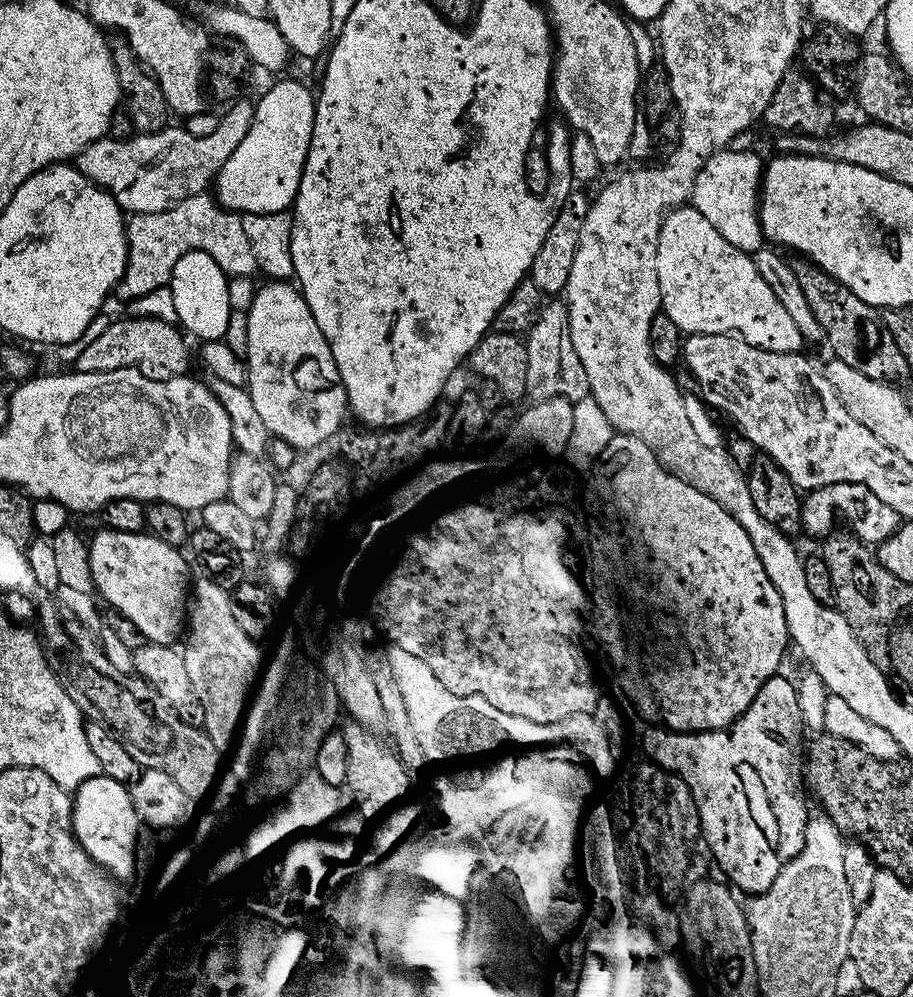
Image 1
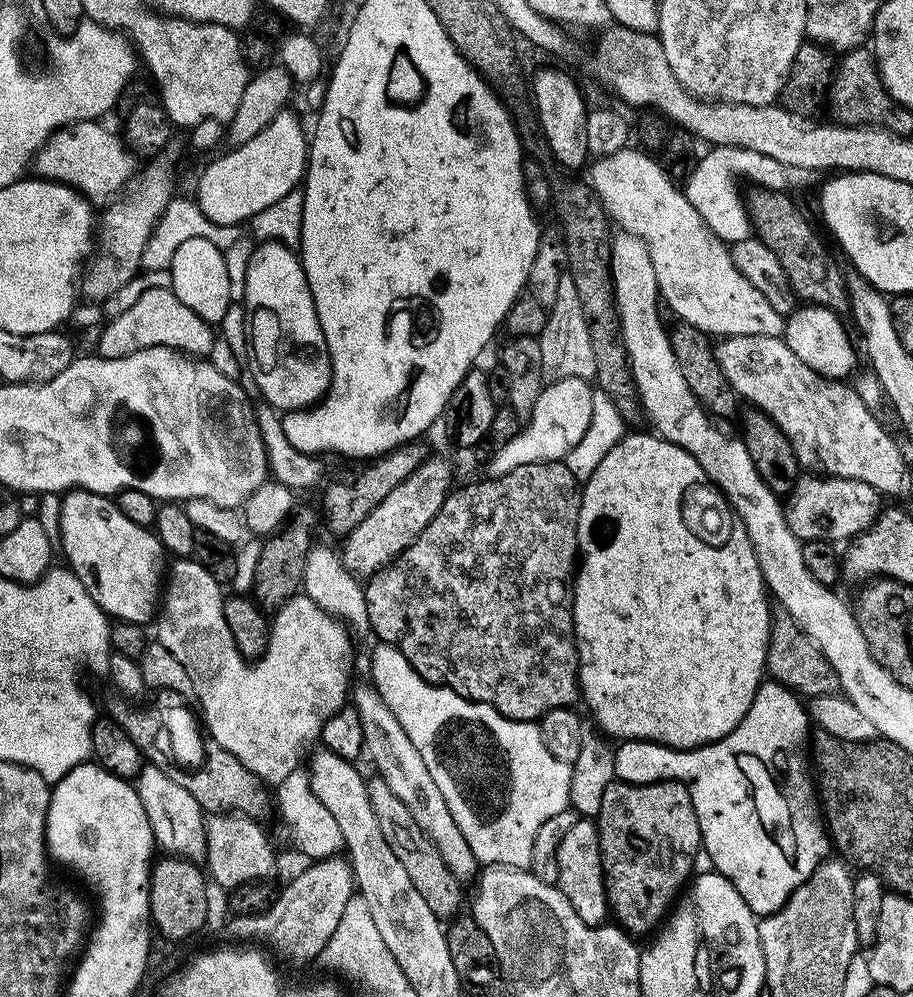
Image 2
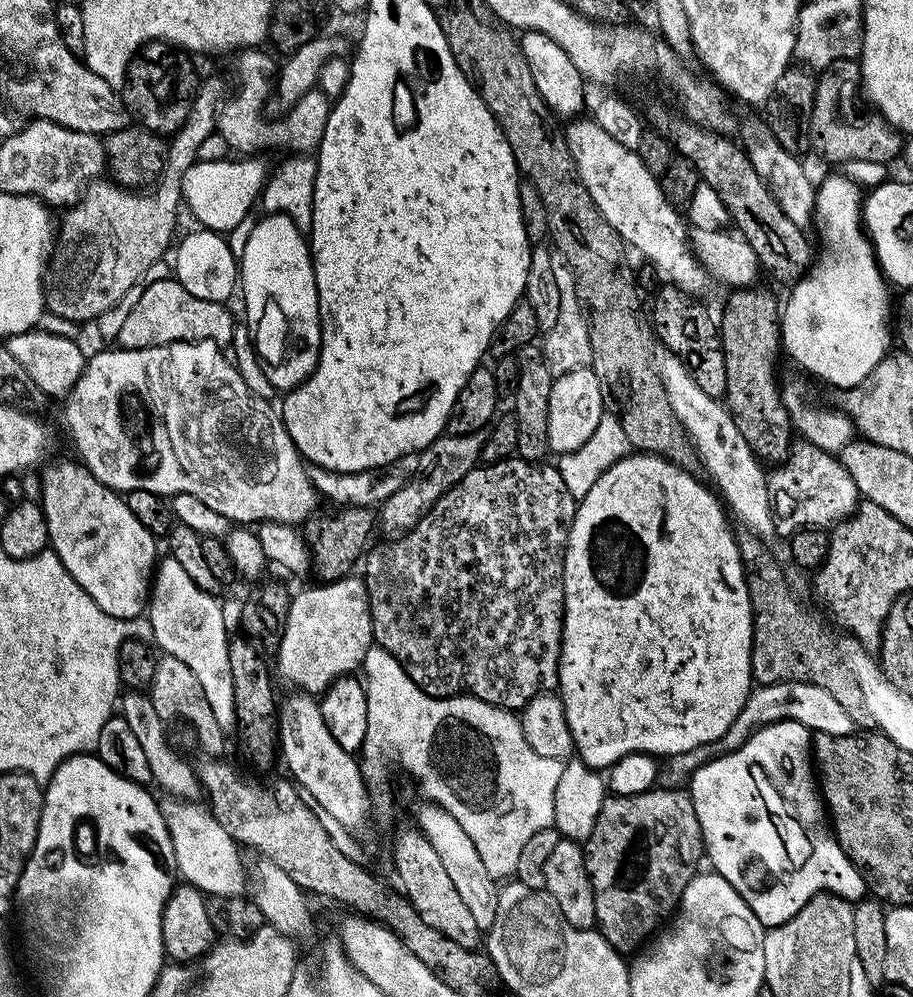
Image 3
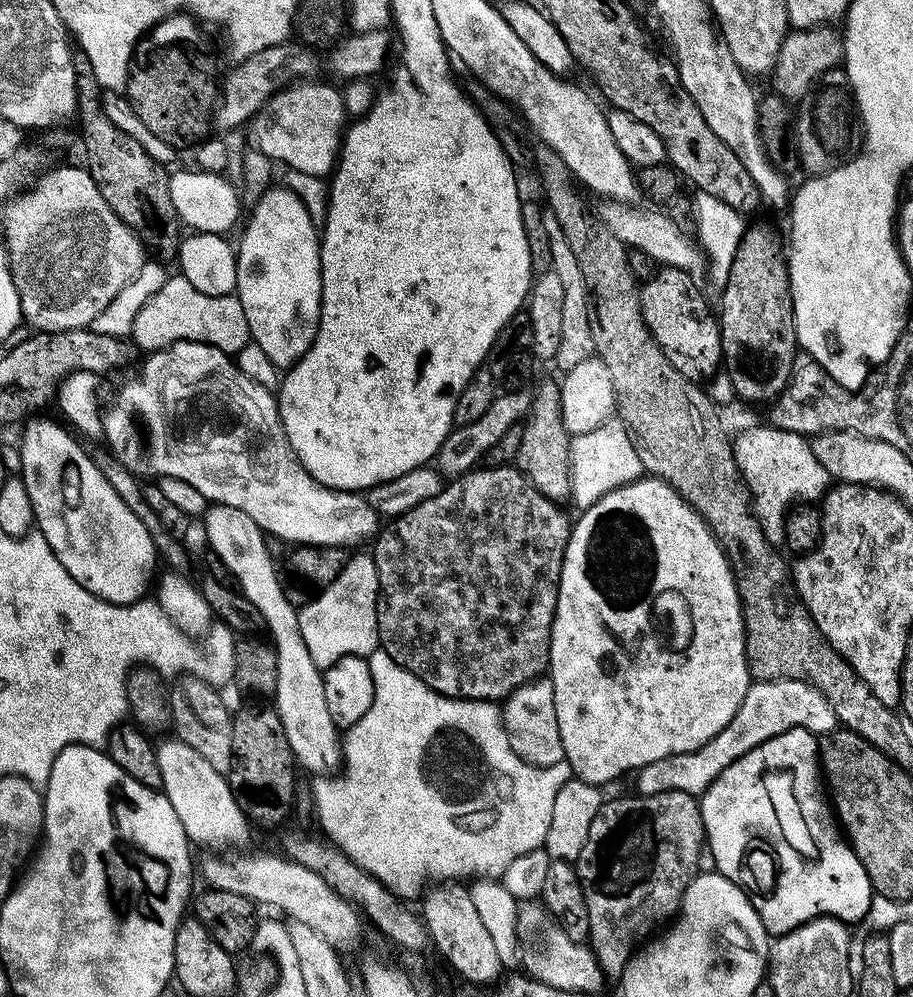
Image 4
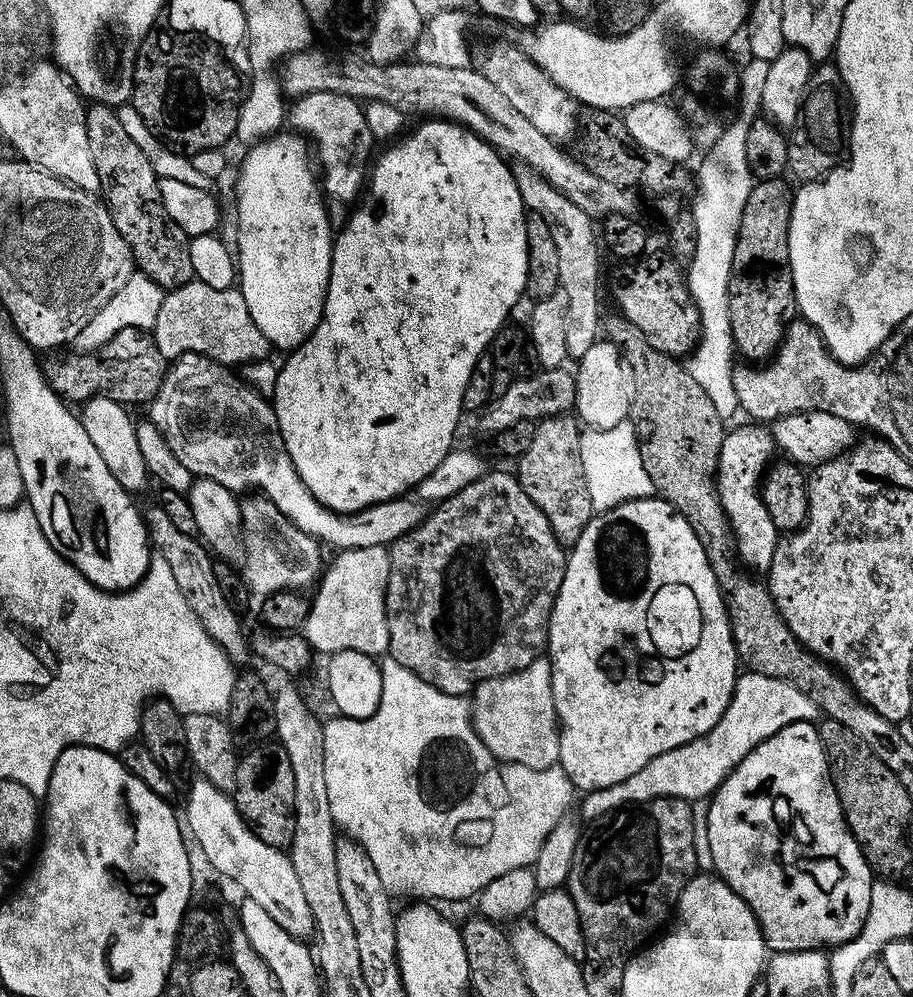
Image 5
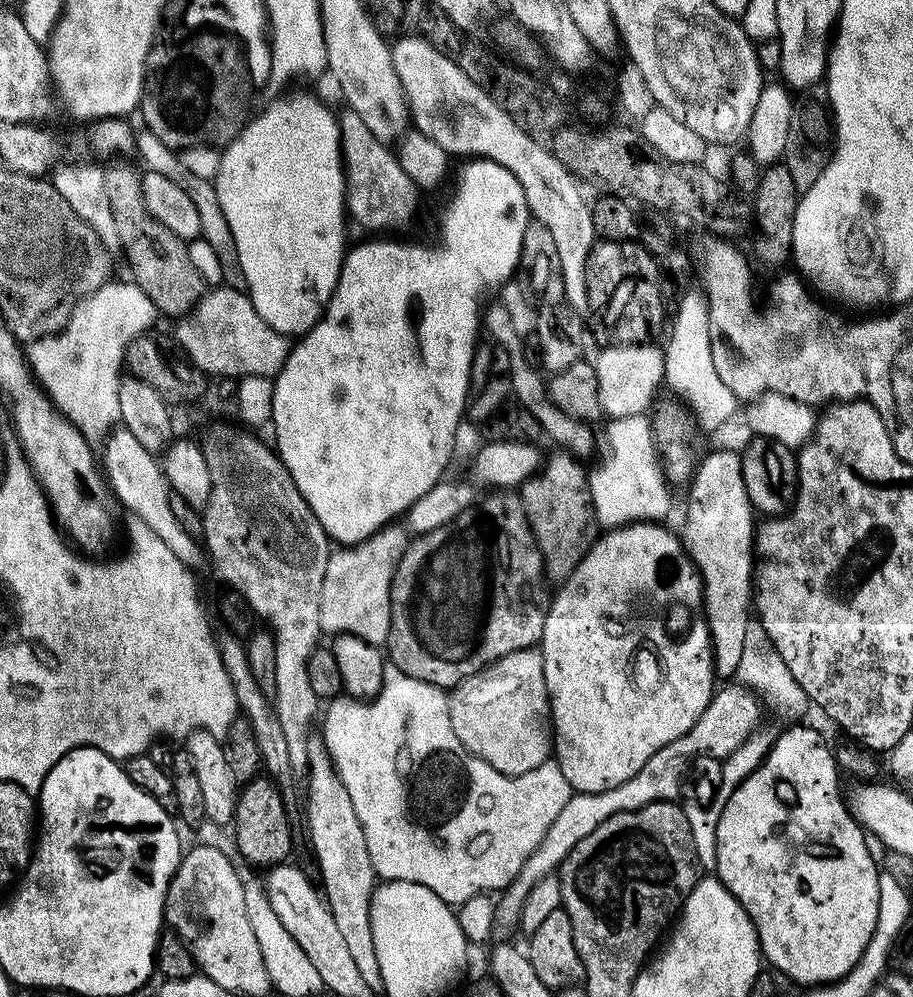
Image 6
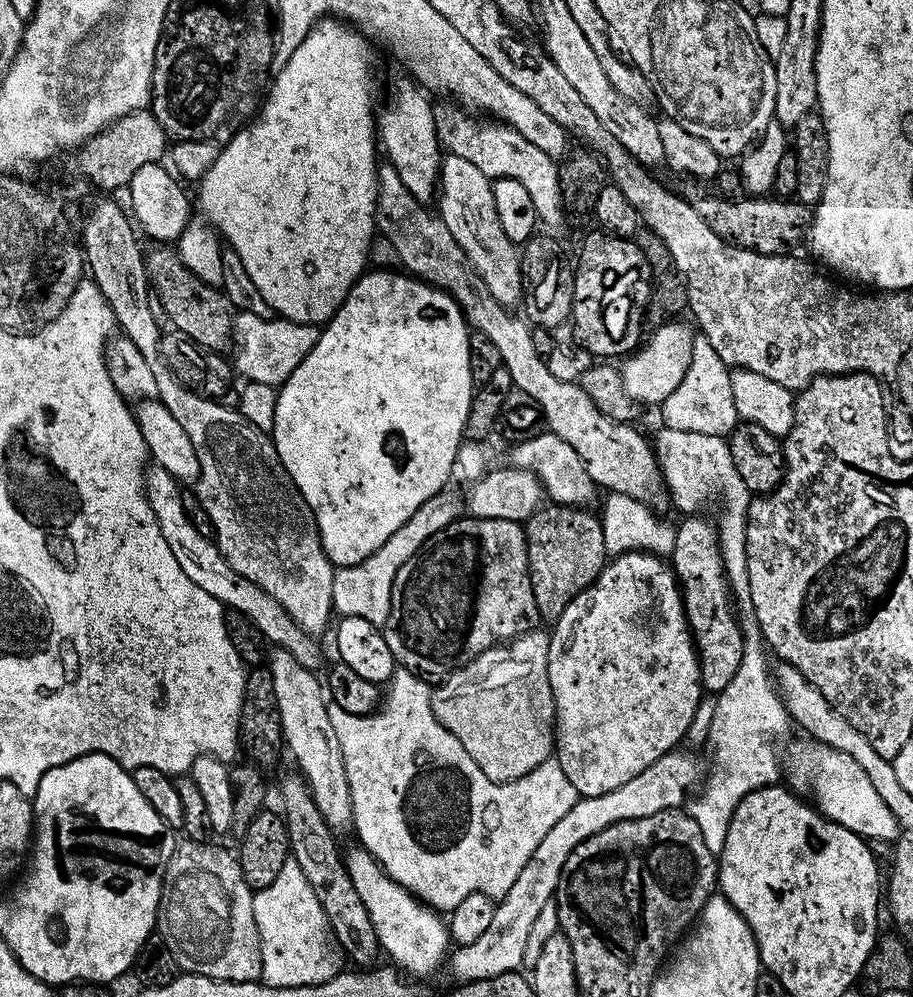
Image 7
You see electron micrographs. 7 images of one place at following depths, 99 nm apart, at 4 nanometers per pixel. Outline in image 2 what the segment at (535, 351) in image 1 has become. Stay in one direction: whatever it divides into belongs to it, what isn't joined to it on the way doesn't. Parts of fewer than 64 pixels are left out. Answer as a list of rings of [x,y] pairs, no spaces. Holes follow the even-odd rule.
[[[564,275],[558,278],[558,298],[554,298],[552,307],[548,309],[548,321],[539,337],[540,349],[542,350],[542,370],[549,381],[561,380],[562,378],[582,378],[591,381],[596,374],[596,355],[590,338],[588,323],[584,317],[584,304],[578,298],[578,286],[574,286],[574,278]]]

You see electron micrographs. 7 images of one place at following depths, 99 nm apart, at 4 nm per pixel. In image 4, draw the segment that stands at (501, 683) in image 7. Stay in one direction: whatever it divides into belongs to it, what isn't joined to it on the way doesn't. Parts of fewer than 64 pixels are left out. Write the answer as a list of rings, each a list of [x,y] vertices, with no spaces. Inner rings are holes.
[[[537,678],[531,684],[514,689],[502,704],[502,723],[512,741],[512,748],[528,764],[539,768],[565,763],[564,747],[554,710],[551,679]]]

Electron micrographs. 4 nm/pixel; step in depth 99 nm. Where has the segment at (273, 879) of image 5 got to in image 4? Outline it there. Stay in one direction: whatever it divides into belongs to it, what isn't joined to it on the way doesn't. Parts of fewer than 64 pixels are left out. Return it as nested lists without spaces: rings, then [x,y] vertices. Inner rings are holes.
[[[171,738],[157,745],[156,753],[159,770],[162,772],[162,791],[174,806],[178,820],[191,843],[202,844],[216,850],[220,842],[224,844],[242,844],[250,836],[251,823],[243,808],[236,800],[227,777],[214,769],[210,762],[193,747]]]

